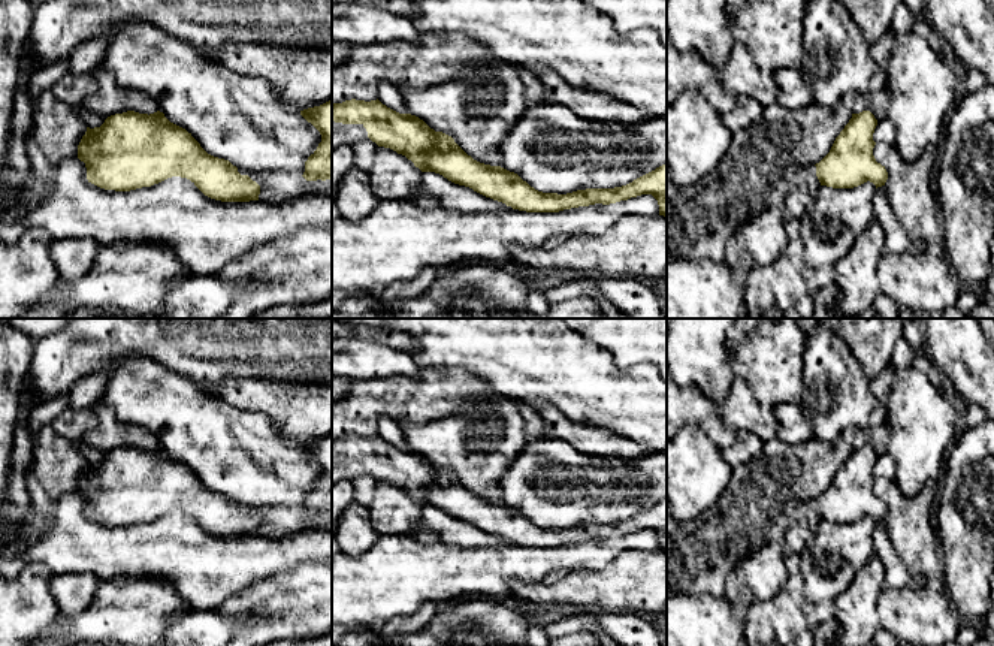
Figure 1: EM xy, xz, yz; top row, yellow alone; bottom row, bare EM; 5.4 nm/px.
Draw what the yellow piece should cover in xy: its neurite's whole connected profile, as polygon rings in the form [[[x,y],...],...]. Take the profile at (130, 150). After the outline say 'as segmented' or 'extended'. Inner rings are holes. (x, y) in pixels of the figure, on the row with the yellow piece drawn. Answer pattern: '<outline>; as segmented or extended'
[[[127,111],[111,115],[100,127],[87,127],[78,145],[88,182],[115,191],[151,187],[172,176],[190,179],[205,196],[221,202],[259,200],[260,185],[241,175],[229,160],[208,154],[185,129],[170,123],[163,112]]]; as segmented

